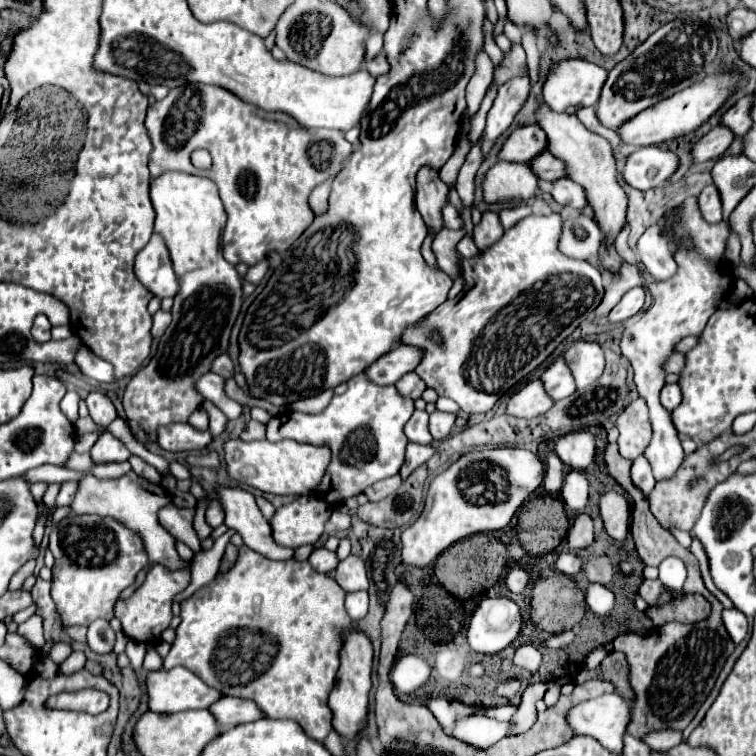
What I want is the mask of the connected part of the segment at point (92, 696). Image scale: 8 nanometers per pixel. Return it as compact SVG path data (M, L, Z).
M83 689L83 691L75 691L75 693L59 693L55 697L51 697L47 701L47 705L51 707L59 707L59 709L71 709L71 711L83 711L83 713L103 713L109 705L109 697L103 691L95 691L95 689Z

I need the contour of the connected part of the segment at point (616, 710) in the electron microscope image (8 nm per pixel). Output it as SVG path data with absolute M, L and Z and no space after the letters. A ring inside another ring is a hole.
M617 691L609 695L595 697L591 701L583 701L569 711L569 725L573 727L575 735L589 735L595 737L605 749L615 755L623 755L623 737L627 733L627 725L631 723L631 701L623 699Z

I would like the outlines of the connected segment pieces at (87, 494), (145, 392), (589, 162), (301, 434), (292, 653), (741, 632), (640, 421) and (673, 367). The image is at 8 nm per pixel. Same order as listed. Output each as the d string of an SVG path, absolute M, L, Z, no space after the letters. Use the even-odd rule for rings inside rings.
M129 471L127 475L117 477L117 479L99 479L99 477L87 473L77 481L77 493L71 503L71 511L75 515L95 513L101 517L115 519L117 523L121 523L123 527L127 527L129 531L133 531L141 537L145 553L151 563L163 565L169 571L183 571L183 569L189 569L189 561L183 561L179 557L179 553L175 549L175 537L171 537L157 521L157 511L163 505L171 505L171 503L173 503L173 499L169 499L165 495L165 491L159 483L151 483L133 471Z
M163 173L163 177L151 181L151 203L157 213L155 217L155 233L165 241L175 275L179 279L179 293L175 295L175 303L171 309L173 321L159 339L157 353L149 361L149 365L141 367L131 381L127 383L123 407L127 415L127 425L133 437L141 443L155 443L157 429L171 423L185 423L189 415L199 409L205 397L197 391L197 381L211 371L211 363L229 349L231 329L237 321L241 309L241 277L237 275L235 267L225 261L221 253L221 231L227 221L225 207L217 193L217 185L207 177L187 175L187 173Z
M541 105L537 109L537 123L543 127L549 139L549 151L555 157L561 157L561 161L567 165L569 179L583 185L587 189L589 205L595 209L595 219L599 219L599 227L603 229L609 243L615 241L617 233L621 231L625 223L627 213L627 195L623 187L617 183L617 169L615 169L615 157L611 151L611 145L601 135L589 131L577 115L567 113L555 113L547 105Z
M365 373L351 377L347 385L347 391L335 395L329 409L319 415L285 411L267 423L267 439L273 443L293 439L297 443L327 445L331 449L331 463L315 493L333 507L363 493L369 485L399 473L407 445L403 425L413 415L413 401L399 395L393 385L377 385Z
M243 545L231 569L219 571L209 585L181 601L181 623L163 667L169 671L183 665L223 695L253 699L269 719L293 719L311 739L325 741L333 729L327 699L339 669L343 633L355 627L343 603L345 593L339 583L333 577L315 573L307 561L271 561Z
M735 607L723 609L723 625L727 627L727 631L729 631L729 635L731 635L731 639L735 643L741 643L745 639L745 635L747 635L747 629L749 629L747 617Z
M639 397L635 399L617 419L619 429L619 453L627 459L637 459L643 455L651 441L651 423L647 415L647 403Z
M673 353L669 356L669 359L665 362L665 372L667 374L678 374L685 366L686 357L683 353Z

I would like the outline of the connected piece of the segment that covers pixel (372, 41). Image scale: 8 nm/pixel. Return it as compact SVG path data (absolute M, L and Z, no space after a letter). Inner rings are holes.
M371 33L371 35L367 37L367 41L365 41L365 49L367 49L367 53L365 53L365 61L375 59L375 57L381 53L381 49L383 49L383 35Z

